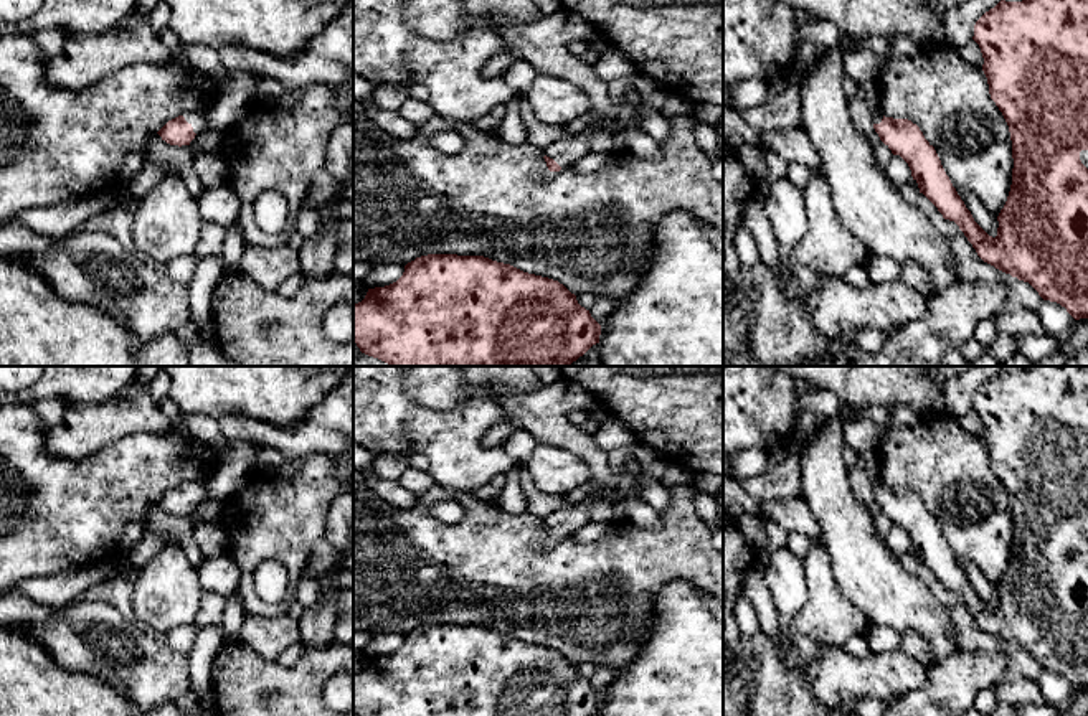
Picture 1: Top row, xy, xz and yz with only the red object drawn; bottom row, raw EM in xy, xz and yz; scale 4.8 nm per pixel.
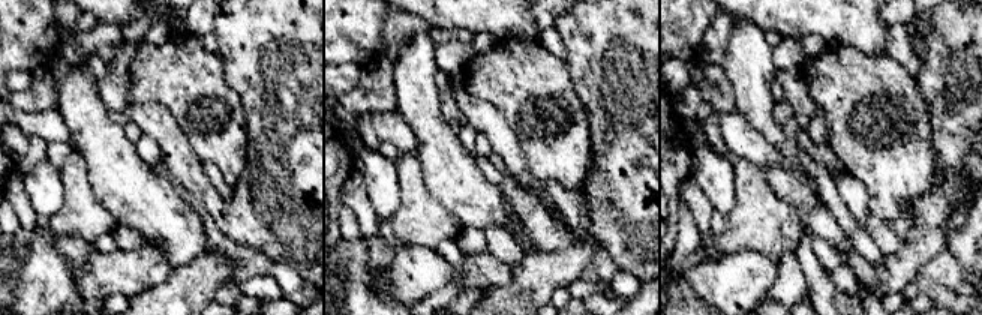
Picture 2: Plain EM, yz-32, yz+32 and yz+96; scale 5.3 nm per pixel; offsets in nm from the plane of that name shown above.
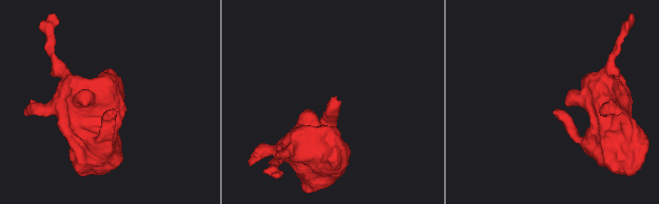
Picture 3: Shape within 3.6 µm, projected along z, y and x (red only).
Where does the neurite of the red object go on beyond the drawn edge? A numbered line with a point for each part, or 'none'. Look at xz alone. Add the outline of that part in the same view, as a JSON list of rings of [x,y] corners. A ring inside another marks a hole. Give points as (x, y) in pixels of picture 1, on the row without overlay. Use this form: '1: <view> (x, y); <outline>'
1: xz (544, 414); [[[561,379],[535,394],[517,394],[507,388],[485,386],[482,394],[504,411],[505,422],[528,431],[538,444],[568,449],[588,464],[589,482],[596,488],[583,502],[571,503],[542,518],[543,525],[553,528],[561,538],[573,536],[589,521],[593,502],[617,503],[627,498],[641,498],[642,485],[654,478],[642,469],[639,475],[631,475],[624,469],[613,469],[608,452],[596,444],[594,437],[568,421],[571,411],[594,412],[598,409],[598,401],[578,384]]]

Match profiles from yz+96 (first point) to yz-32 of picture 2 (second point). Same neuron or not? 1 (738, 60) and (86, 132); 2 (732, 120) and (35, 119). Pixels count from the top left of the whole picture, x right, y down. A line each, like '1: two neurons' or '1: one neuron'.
1: one neuron
2: one neuron

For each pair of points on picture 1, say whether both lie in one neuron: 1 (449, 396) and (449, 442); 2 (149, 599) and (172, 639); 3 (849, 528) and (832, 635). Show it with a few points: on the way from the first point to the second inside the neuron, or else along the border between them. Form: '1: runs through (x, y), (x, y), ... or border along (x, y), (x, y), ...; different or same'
1: border along (481, 391), (451, 409), (428, 409), (411, 400); different
2: border along (192, 624), (174, 627), (164, 635); different
3: border along (827, 553), (837, 588), (865, 617); different

